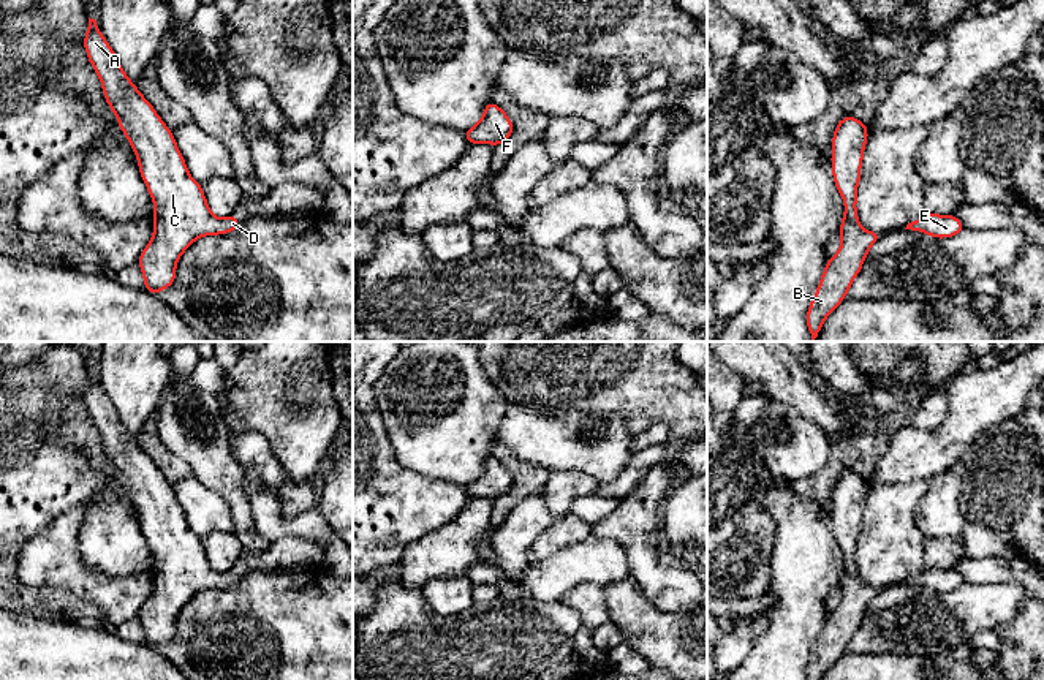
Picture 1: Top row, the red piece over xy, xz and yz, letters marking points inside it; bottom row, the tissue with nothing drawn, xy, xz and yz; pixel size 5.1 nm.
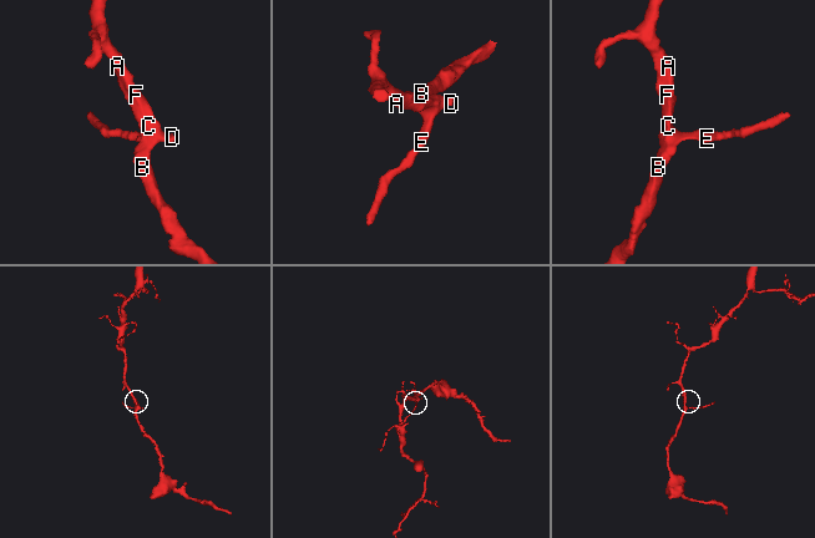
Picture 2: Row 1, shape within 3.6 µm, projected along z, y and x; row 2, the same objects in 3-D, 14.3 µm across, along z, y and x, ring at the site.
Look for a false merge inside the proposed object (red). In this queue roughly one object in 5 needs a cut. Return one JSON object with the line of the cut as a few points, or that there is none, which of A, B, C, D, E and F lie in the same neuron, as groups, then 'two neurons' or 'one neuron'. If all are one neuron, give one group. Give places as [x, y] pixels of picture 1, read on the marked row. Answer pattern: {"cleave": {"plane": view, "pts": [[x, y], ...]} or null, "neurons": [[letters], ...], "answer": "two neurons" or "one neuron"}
{"cleave": null, "neurons": [["A", "B", "C", "D", "E", "F"]], "answer": "one neuron"}

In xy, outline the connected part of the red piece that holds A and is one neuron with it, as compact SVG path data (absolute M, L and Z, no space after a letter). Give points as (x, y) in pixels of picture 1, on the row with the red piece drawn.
M90 17L84 47L155 204L153 237L138 263L144 288L158 296L174 285L177 261L196 239L233 232L240 223L234 213L217 218L210 212L202 185L190 176L171 130L125 74L96 21Z

